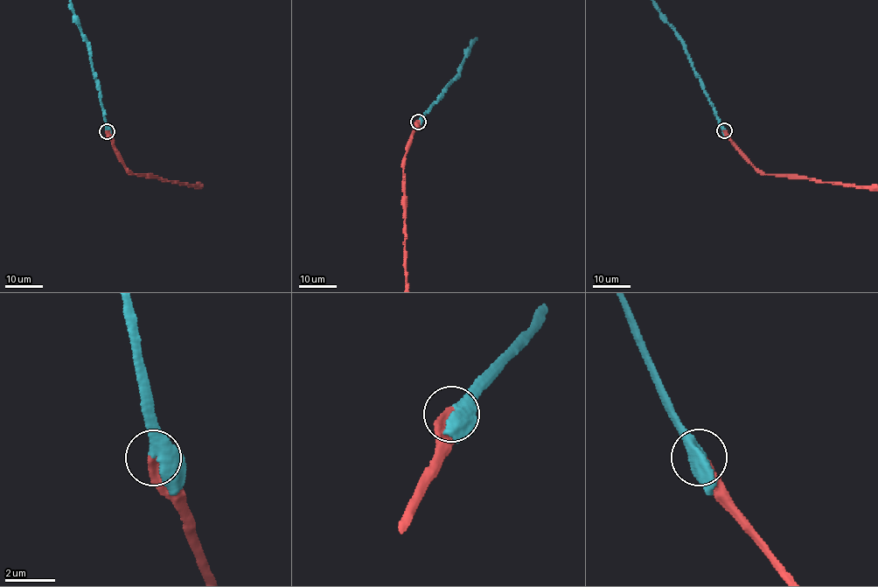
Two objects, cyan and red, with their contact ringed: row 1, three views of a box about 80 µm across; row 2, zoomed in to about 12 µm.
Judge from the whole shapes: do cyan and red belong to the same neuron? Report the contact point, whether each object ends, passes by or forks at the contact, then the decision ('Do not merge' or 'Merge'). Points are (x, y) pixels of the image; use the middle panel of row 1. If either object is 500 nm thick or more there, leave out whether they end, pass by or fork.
Place: (418, 122). At the ring cyan passes by. At the ring red ends. Merge

